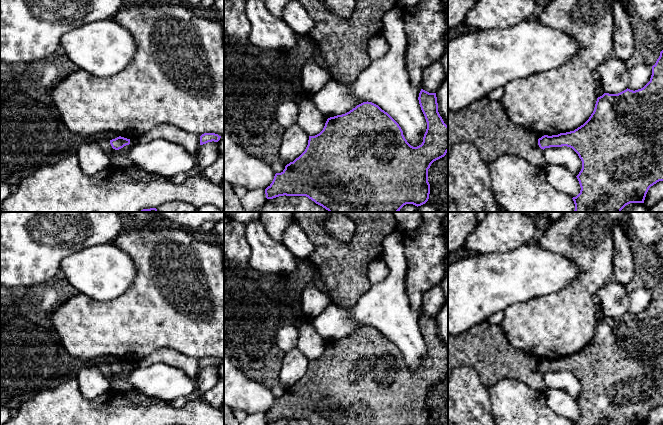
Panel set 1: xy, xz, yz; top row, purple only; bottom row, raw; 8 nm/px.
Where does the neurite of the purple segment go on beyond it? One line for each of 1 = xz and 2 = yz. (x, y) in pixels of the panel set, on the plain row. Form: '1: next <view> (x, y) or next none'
1: next none
2: next none

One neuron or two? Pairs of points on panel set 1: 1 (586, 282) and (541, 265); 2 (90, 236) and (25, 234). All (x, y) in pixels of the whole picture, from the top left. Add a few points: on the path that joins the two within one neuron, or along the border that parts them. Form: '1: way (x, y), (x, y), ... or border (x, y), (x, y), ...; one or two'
1: border (566, 257), (579, 268), (579, 276), (557, 292); two
2: way (74, 234), (41, 234); one

